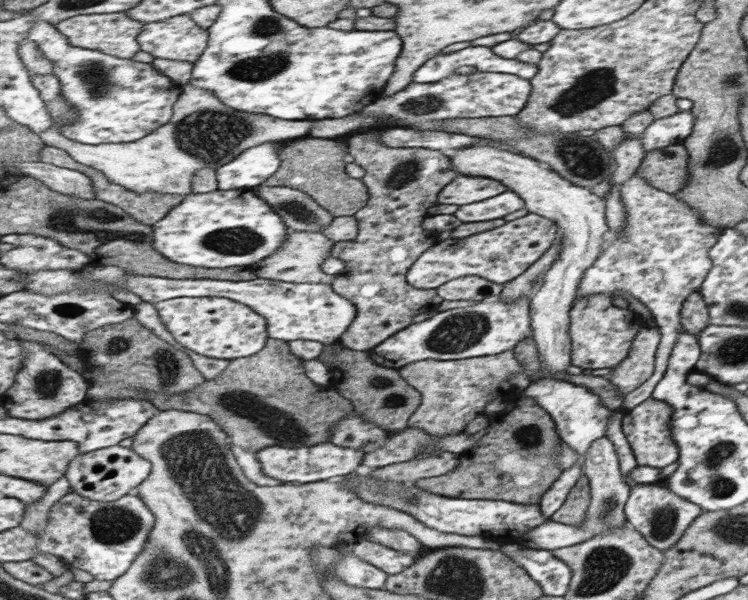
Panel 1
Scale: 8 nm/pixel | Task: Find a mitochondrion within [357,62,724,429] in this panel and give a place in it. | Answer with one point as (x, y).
(597, 85)

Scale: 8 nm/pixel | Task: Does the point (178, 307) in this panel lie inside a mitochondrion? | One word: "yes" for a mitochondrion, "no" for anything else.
no

